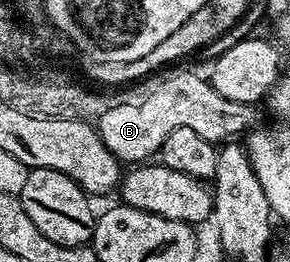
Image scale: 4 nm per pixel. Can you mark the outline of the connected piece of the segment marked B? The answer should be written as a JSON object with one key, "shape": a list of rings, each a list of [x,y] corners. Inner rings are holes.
{"shape":[[[181,68],[170,69],[166,78],[151,83],[133,99],[127,102],[119,100],[115,108],[104,108],[101,117],[96,119],[97,135],[122,163],[141,164],[152,159],[149,157],[160,151],[163,140],[167,140],[175,128],[191,128],[191,132],[199,132],[203,140],[225,144],[254,129],[262,121],[256,105],[227,100],[227,96],[215,92],[208,77],[201,75],[200,78],[189,70],[177,69]]]}

